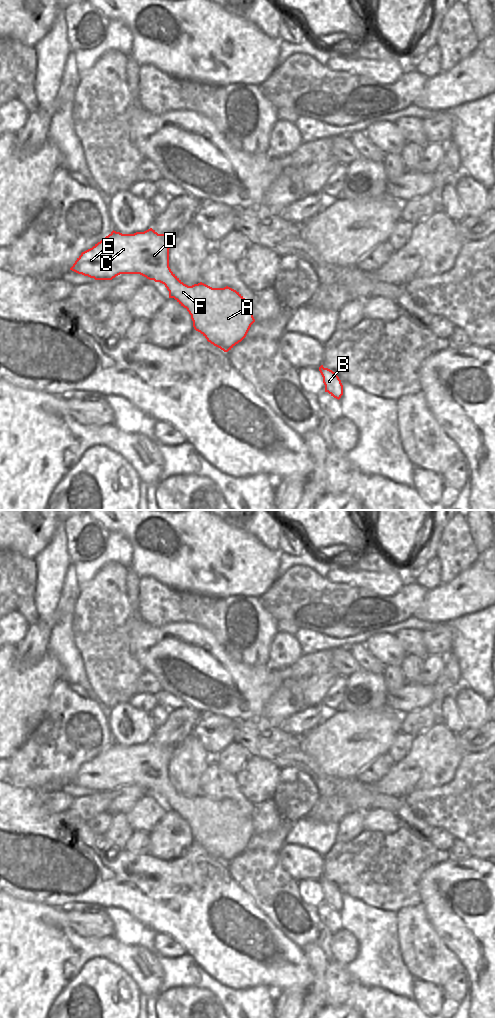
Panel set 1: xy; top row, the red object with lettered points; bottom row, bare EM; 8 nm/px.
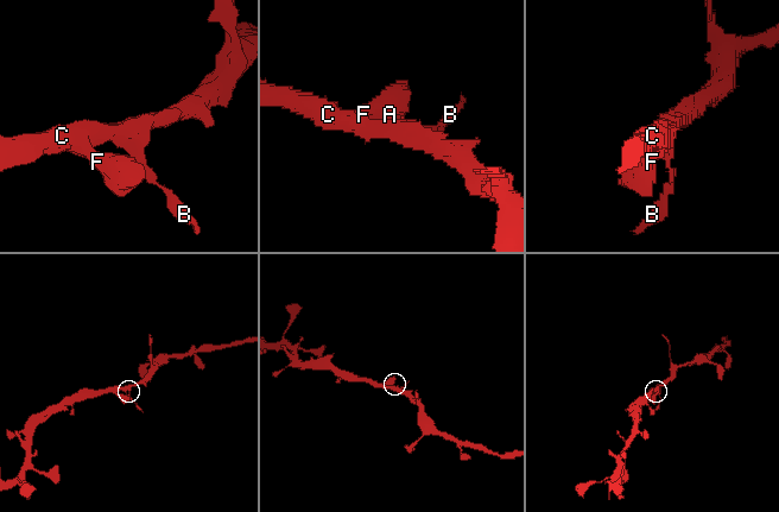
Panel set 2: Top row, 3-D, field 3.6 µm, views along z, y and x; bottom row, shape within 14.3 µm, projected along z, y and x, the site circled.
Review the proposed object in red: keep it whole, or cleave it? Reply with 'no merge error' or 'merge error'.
no merge error

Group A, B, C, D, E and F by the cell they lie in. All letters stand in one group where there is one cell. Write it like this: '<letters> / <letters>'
A B C D E F

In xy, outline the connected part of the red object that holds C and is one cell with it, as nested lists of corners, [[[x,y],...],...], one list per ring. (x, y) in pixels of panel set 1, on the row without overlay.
[[[152,740],[134,746],[122,746],[113,742],[92,760],[82,764],[70,782],[95,792],[112,792],[120,786],[140,786],[164,796],[169,803],[169,810],[174,810],[187,821],[194,841],[208,854],[228,864],[246,849],[255,834],[253,814],[248,814],[228,798],[212,800],[202,794],[192,798],[184,796],[169,779],[169,761],[173,749],[174,746],[158,746]]]

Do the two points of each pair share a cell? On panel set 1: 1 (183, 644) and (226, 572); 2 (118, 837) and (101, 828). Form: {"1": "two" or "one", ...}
{"1": "two", "2": "two"}

